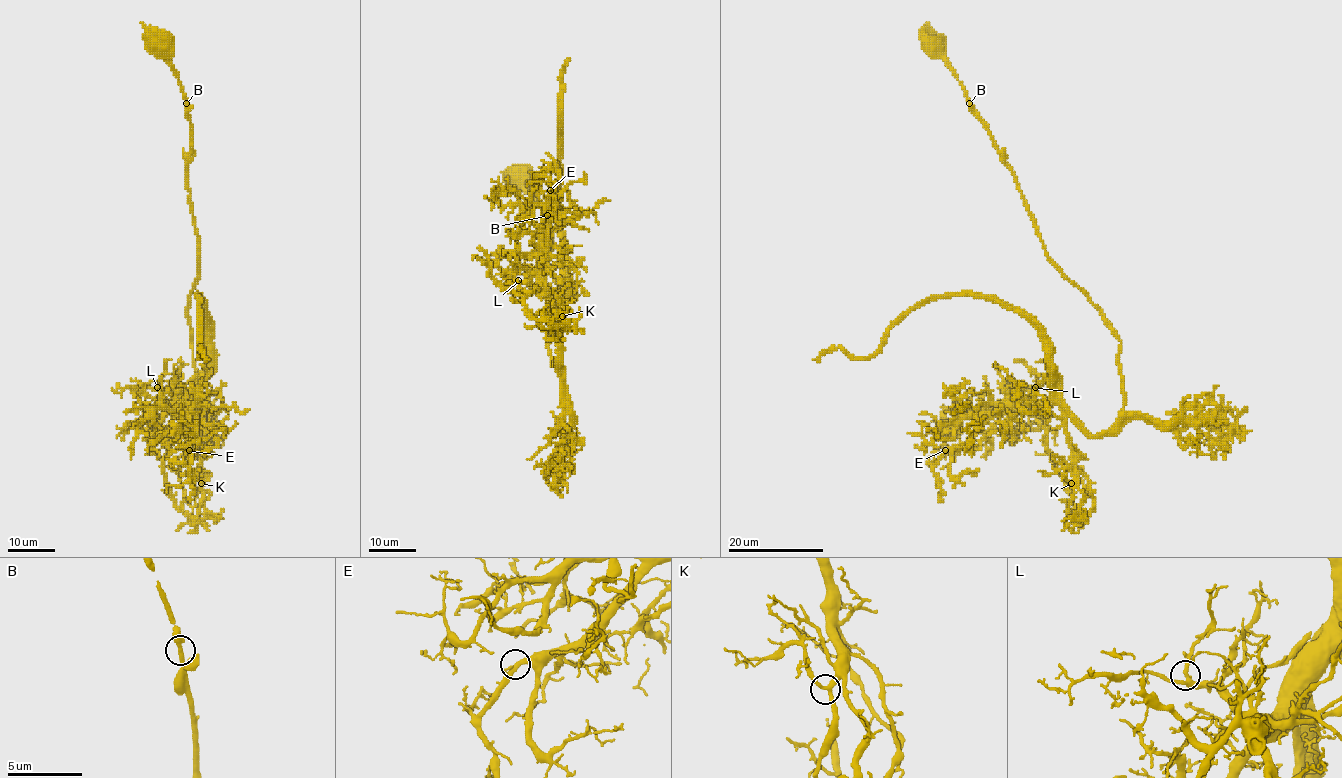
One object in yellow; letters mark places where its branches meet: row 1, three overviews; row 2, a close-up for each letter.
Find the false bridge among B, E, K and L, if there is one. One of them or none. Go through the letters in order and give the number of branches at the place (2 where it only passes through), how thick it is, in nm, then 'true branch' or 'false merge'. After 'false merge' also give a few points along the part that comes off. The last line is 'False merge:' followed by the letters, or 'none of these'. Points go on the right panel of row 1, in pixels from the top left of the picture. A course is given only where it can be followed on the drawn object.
B: 3 | 280 nm | true branch
E: 3 | 280 nm | true branch
K: 3 | 280 nm | true branch
L: 3 | 320 nm | true branch
False merge: none of these

